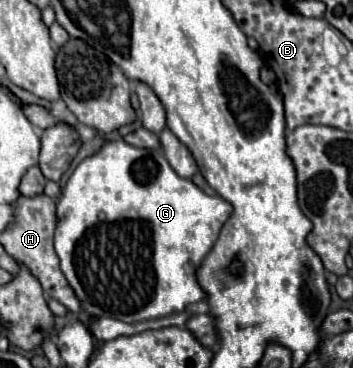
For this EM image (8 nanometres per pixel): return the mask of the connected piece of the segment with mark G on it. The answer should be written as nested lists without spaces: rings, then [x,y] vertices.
[[[122,138],[102,144],[98,152],[78,164],[56,208],[56,254],[66,280],[82,302],[82,312],[116,318],[126,324],[162,318],[206,298],[196,280],[196,268],[212,250],[224,222],[232,214],[230,202],[220,196],[208,196],[192,180],[178,176],[162,150],[136,148]]]

